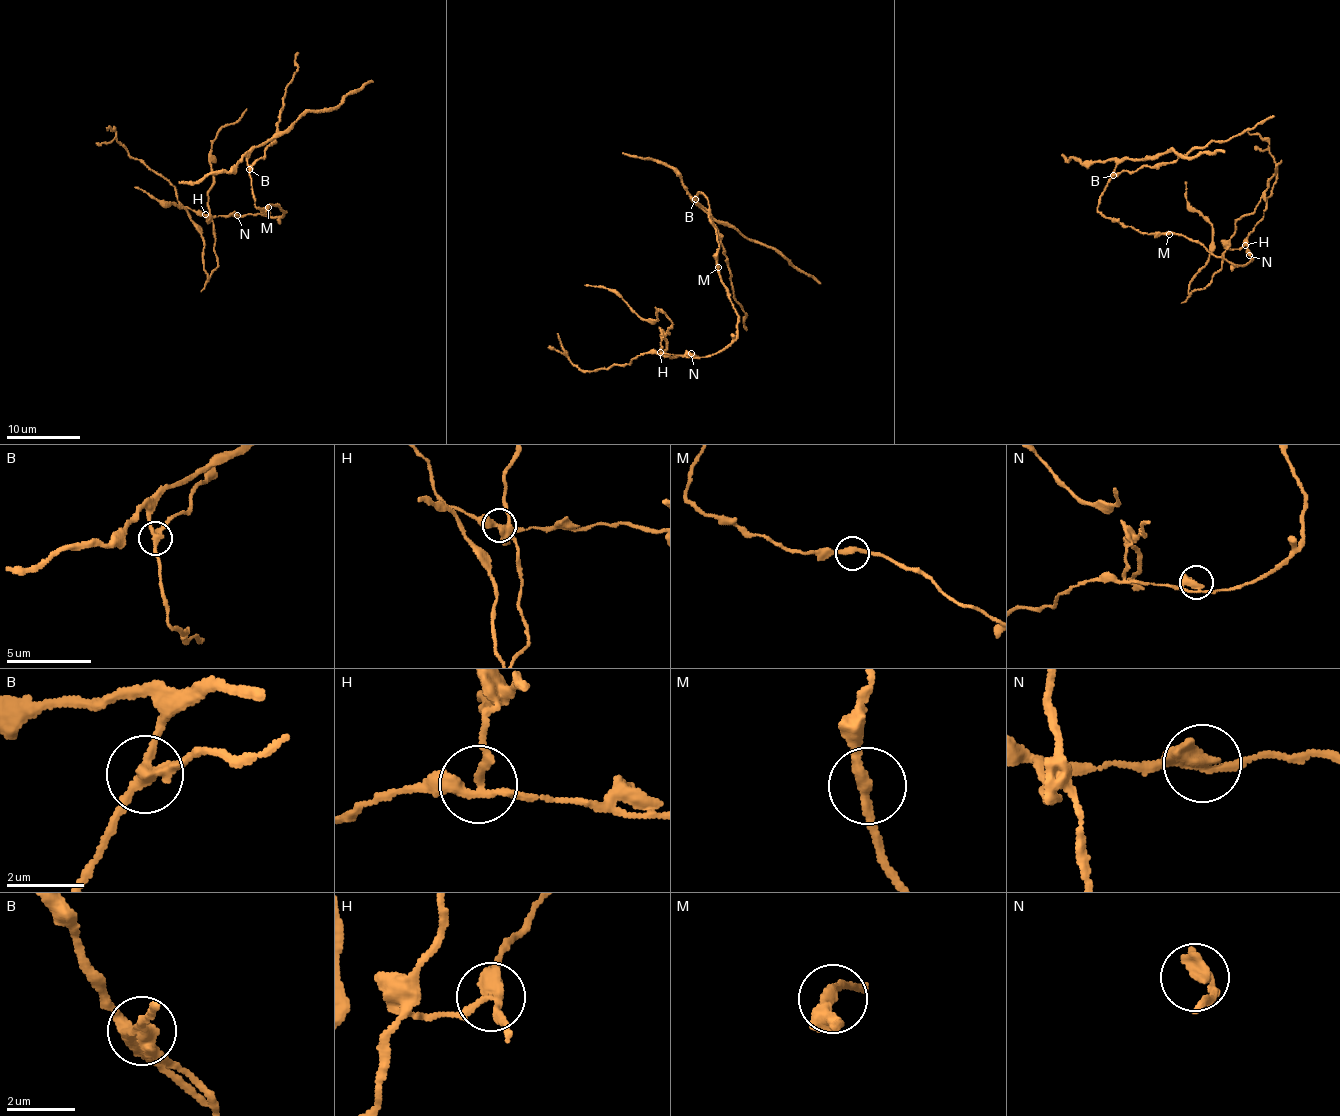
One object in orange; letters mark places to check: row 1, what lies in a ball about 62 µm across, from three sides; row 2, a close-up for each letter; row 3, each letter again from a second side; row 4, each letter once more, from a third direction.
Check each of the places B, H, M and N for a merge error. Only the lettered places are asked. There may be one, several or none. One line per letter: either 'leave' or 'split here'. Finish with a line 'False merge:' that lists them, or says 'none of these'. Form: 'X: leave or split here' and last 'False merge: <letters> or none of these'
B: split here
H: split here
M: leave
N: leave
False merge: B, H

